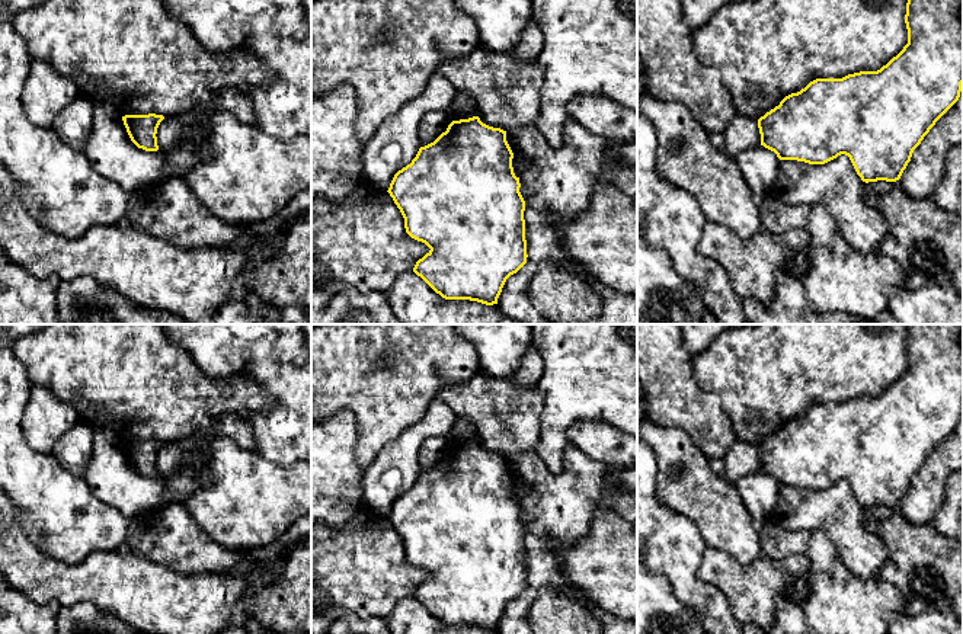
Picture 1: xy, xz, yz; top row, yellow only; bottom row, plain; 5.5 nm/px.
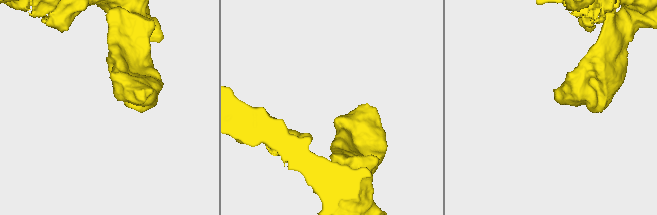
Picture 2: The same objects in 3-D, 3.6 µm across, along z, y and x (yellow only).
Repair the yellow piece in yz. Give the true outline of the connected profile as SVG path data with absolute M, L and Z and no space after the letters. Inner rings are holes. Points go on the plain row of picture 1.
M908 324L905 349L908 355L908 369L886 391L877 397L860 397L842 404L816 404L797 419L786 422L778 432L758 445L761 471L774 477L780 486L797 486L809 490L825 490L841 480L850 483L857 500L863 507L896 507L911 487L914 476L935 448L959 426L963 410L963 324Z

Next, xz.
M473 442L452 446L390 509L406 558L431 574L413 598L445 625L498 630L506 605L527 589L525 526L512 484L506 457Z

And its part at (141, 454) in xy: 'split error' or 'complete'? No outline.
complete

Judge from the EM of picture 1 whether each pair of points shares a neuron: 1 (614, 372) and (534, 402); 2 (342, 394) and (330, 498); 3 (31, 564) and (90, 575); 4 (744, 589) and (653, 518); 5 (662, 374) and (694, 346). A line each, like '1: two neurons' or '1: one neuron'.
1: two neurons
2: two neurons
3: one neuron
4: two neurons
5: two neurons

